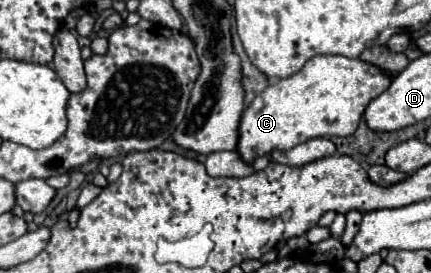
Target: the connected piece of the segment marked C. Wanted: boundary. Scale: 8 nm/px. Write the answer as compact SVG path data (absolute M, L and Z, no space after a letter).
M339 54L313 56L297 74L269 84L243 112L237 152L251 164L257 156L267 156L275 148L287 150L319 136L351 136L367 104L383 94L393 78L385 70L359 58Z

